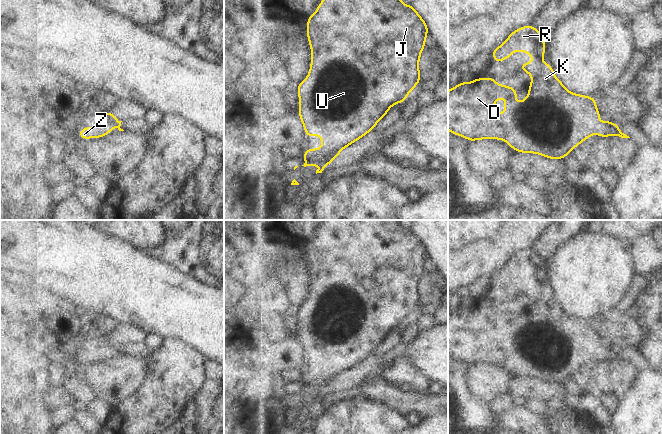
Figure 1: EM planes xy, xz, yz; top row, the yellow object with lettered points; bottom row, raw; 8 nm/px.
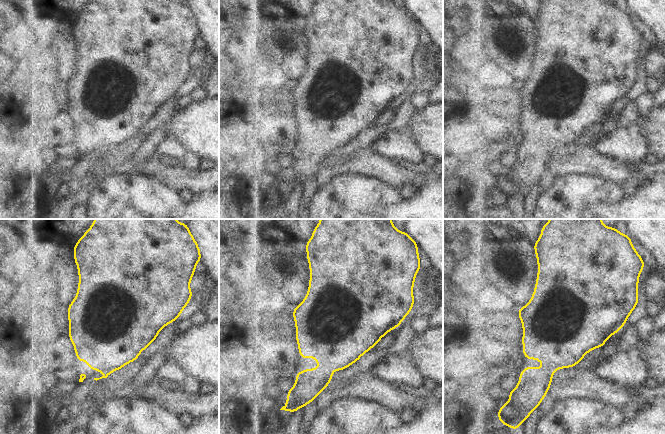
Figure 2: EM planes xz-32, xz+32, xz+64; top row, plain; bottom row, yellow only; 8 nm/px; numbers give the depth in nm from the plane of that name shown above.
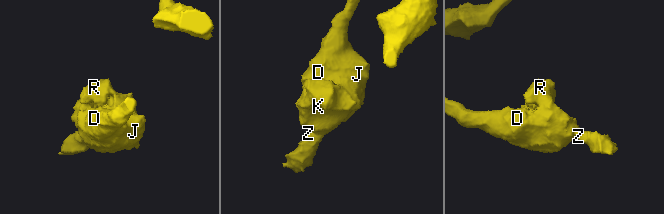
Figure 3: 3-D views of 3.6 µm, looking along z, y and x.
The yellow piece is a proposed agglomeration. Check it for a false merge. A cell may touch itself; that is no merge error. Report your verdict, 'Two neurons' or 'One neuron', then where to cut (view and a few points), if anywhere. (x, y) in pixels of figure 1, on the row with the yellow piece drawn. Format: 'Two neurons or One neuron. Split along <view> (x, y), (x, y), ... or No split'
One neuron. No split.

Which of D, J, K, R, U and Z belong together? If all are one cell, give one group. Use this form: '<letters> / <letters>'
D J K R U Z

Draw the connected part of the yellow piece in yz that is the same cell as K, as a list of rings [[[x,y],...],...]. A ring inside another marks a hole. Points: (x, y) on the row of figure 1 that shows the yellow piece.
[[[527,25],[515,30],[509,35],[507,40],[493,52],[495,63],[503,59],[509,59],[515,51],[528,52],[535,63],[522,63],[520,70],[528,72],[532,76],[527,98],[518,103],[515,96],[518,91],[510,86],[499,85],[494,78],[484,77],[482,79],[473,79],[471,83],[461,82],[448,91],[448,130],[455,135],[467,138],[469,141],[478,139],[499,139],[505,140],[515,152],[537,153],[550,159],[559,159],[570,154],[570,151],[578,146],[582,141],[588,139],[592,134],[597,133],[599,137],[619,136],[621,138],[630,138],[619,130],[619,126],[607,120],[604,123],[599,122],[600,112],[596,108],[595,98],[585,95],[576,95],[568,91],[557,79],[553,73],[553,67],[548,63],[541,62],[545,54],[544,36],[533,26]],[[501,96],[505,96],[505,113],[498,114],[492,106]]]

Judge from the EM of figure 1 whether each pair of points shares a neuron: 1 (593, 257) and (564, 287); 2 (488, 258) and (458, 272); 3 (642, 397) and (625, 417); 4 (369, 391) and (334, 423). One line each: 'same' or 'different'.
1: same
2: same
3: same
4: different

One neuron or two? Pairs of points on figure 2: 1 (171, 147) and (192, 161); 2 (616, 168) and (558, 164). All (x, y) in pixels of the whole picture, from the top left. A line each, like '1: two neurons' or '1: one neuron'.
1: one neuron
2: one neuron

